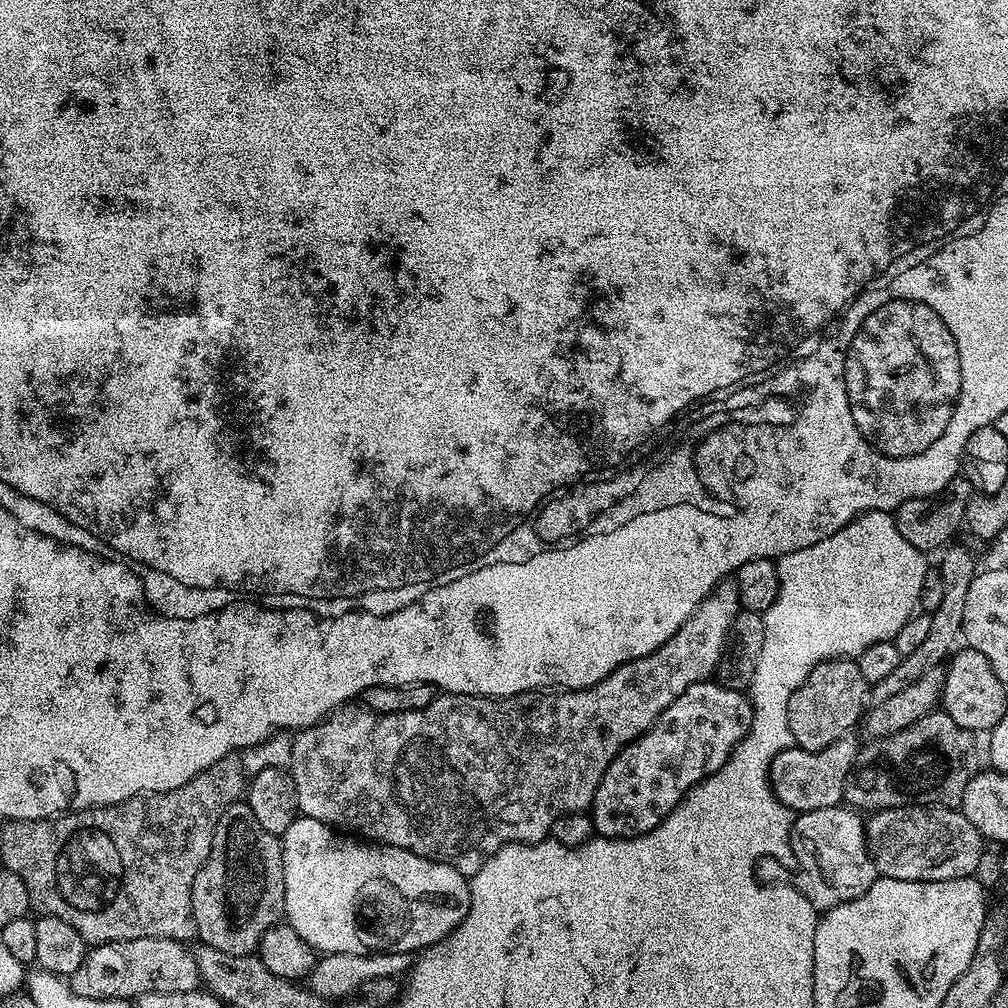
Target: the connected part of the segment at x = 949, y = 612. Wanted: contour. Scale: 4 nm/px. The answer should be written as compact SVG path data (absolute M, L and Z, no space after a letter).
M948 546L943 549L944 557L941 558L940 565L938 565L943 587L942 602L938 605L938 610L930 613L932 621L930 631L926 633L926 639L912 653L900 657L898 667L889 676L882 678L882 682L871 685L870 700L872 704L886 702L886 698L906 690L906 686L910 686L910 682L918 682L918 678L922 678L922 674L926 674L926 670L941 667L949 659L953 649L957 647L956 639L958 641L961 639L964 626L966 590L970 590L970 582L972 577L977 575L978 567L976 568L975 558L966 549L952 547Z

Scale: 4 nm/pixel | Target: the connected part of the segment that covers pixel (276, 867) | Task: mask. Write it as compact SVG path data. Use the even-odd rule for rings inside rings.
M237 802L232 804L226 810L226 814L222 814L222 818L218 822L218 826L214 830L214 842L210 854L206 858L206 862L198 870L198 874L194 878L194 886L192 887L192 921L196 924L196 935L199 943L209 944L214 950L222 950L231 956L250 956L259 949L260 940L266 934L266 930L270 930L274 925L281 923L284 916L284 845L281 837L270 834L270 830L262 830L258 818L254 818L254 810L250 810L250 806L246 802Z

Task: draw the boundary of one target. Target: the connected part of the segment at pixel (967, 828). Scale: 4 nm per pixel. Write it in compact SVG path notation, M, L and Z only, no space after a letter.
M922 804L887 808L867 817L866 835L876 871L885 880L942 882L972 876L982 851L980 832L956 808Z

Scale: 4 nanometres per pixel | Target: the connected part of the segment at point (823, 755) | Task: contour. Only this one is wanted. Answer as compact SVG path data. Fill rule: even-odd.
M849 734L838 738L817 752L795 746L779 752L768 771L773 794L796 814L837 807L844 800L844 787L856 760L858 743L854 737Z

